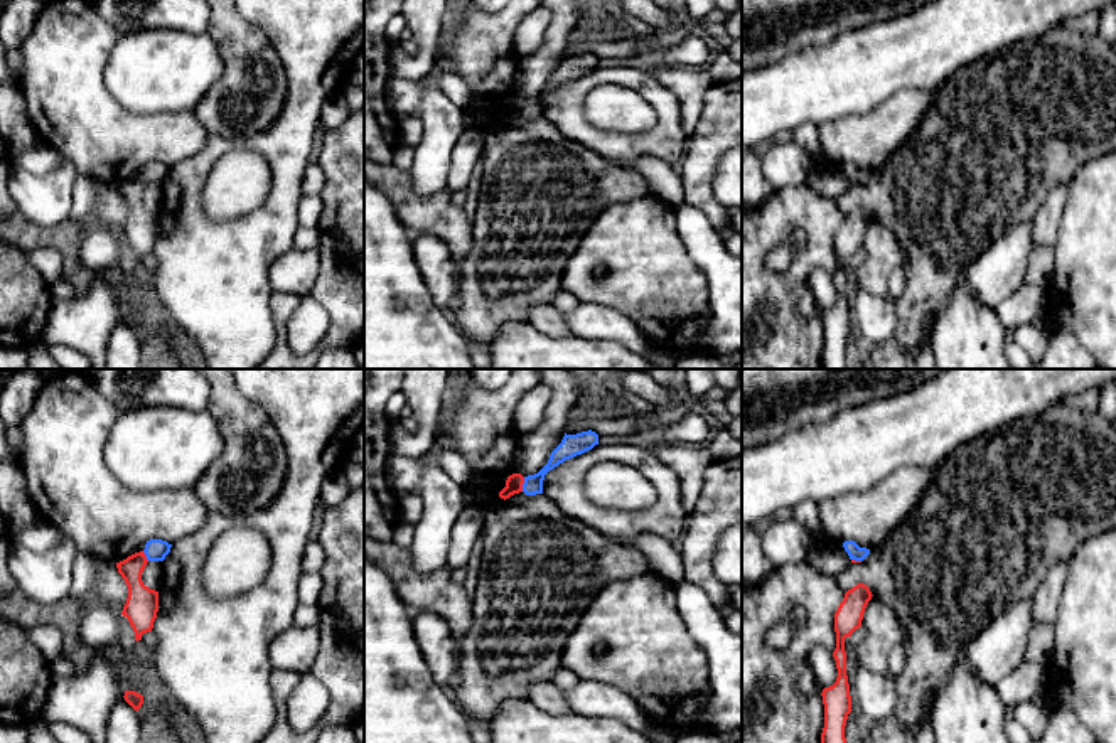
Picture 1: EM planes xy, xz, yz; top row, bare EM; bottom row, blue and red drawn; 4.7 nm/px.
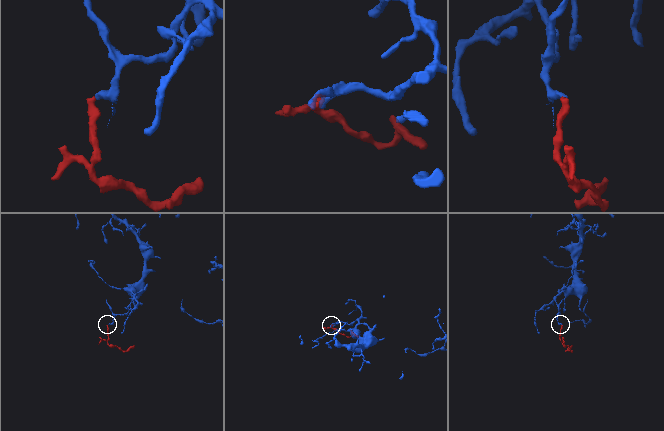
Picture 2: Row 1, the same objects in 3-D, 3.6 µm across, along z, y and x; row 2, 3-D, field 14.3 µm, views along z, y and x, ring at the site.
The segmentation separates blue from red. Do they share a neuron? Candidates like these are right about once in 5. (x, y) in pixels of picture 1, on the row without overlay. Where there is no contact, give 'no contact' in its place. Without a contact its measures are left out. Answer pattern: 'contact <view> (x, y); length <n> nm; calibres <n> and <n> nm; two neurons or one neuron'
contact xz (523, 106); length 70 nm; calibres 100 and 80 nm; two neurons

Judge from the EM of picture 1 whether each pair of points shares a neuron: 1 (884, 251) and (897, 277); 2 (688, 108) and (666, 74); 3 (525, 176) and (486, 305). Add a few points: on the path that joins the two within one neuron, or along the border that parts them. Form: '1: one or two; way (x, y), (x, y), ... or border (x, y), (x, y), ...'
1: two; border (902, 265), (889, 277), (889, 295)
2: one; way (688, 100), (675, 83)
3: one; way (525, 208), (525, 228), (486, 267), (486, 273)

